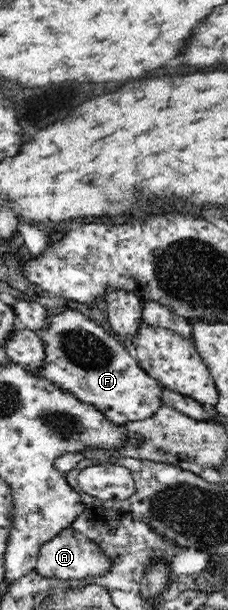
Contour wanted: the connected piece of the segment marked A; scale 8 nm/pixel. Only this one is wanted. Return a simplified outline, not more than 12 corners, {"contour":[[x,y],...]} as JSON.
{"contour":[[74,528],[39,552],[36,569],[63,580],[105,574],[110,561]]}

